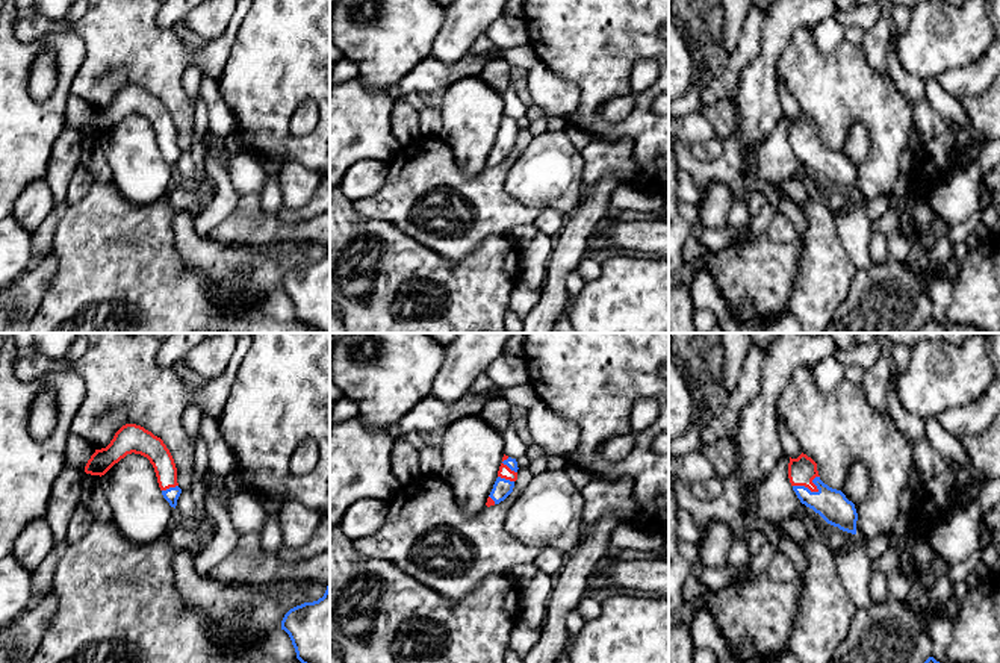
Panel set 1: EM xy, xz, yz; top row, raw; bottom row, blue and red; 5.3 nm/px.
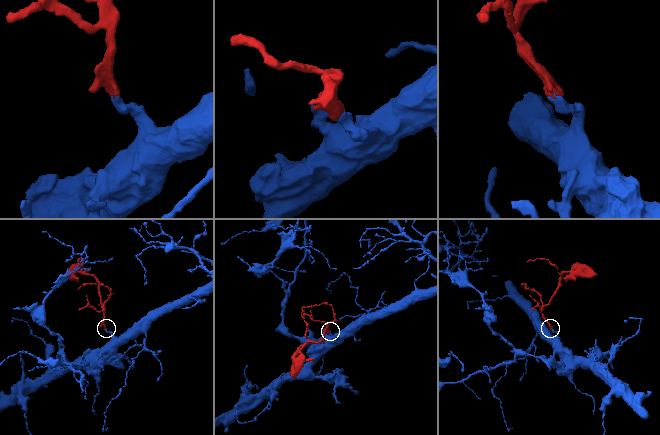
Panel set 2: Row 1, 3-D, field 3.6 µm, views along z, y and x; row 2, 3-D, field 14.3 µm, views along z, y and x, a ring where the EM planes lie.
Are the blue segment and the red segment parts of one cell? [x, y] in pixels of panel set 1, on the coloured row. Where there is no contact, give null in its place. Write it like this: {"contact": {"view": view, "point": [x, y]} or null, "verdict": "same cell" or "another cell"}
{"contact": {"view": "yz", "point": [813, 492]}, "verdict": "same cell"}

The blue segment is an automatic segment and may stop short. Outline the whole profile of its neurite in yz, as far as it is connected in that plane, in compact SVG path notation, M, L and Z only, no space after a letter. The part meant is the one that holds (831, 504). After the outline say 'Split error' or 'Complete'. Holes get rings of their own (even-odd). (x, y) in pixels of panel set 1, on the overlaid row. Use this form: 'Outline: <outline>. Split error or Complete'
Outline: M806 454L790 457L788 478L802 504L818 513L828 524L856 534L855 504L841 490L820 480L817 463Z. Split error

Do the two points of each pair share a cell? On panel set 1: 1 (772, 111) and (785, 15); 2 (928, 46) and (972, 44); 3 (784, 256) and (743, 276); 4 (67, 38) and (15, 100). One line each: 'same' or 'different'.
1: same
2: same
3: same
4: same

